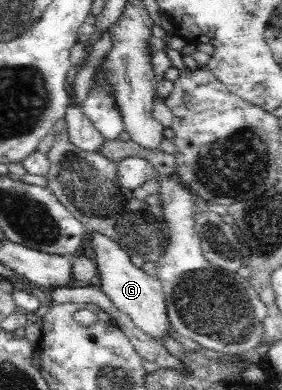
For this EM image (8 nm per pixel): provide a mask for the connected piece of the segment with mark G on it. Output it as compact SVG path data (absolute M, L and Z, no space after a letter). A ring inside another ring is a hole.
M93 232L91 247L96 255L96 265L101 281L100 289L120 312L124 312L132 319L142 332L162 342L166 336L170 335L170 319L168 319L163 284L157 278L144 273L142 268L134 266L127 249L116 244L111 238Z

